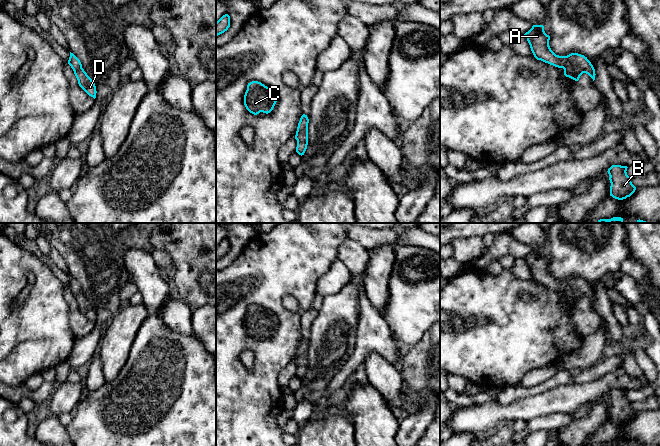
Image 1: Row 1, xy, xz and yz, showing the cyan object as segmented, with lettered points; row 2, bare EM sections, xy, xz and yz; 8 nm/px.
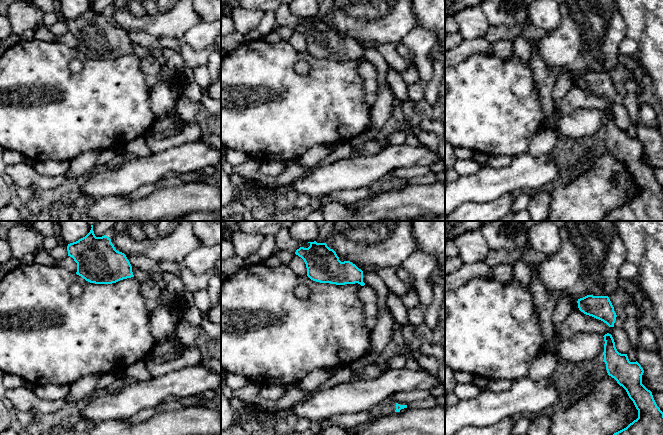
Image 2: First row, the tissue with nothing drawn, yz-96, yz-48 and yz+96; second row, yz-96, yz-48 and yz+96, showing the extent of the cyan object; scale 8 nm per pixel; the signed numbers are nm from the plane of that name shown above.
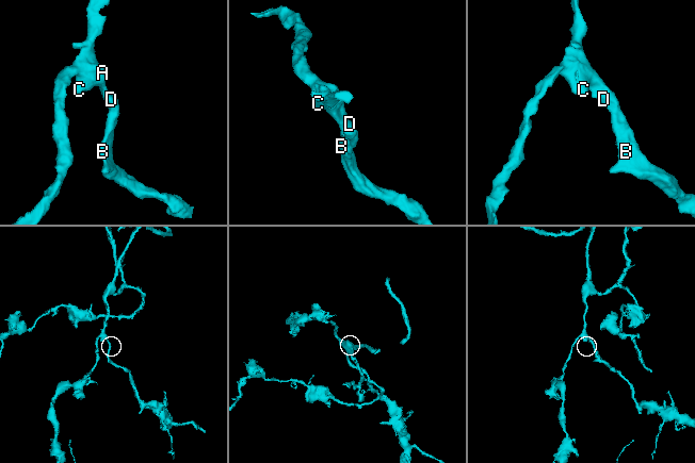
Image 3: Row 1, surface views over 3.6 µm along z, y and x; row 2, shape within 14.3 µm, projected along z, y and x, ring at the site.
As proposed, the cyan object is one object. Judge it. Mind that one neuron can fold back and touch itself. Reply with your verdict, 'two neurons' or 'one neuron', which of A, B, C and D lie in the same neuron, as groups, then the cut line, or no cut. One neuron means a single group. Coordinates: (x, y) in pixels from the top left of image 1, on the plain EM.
one neuron | A B C D | no cut

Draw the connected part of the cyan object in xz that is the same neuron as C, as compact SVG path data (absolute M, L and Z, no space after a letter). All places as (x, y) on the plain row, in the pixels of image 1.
M258 305L248 307L244 319L244 329L246 333L257 339L260 336L270 337L277 326L275 315Z

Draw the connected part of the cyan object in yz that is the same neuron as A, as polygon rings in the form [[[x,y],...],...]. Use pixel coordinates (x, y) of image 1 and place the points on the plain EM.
[[[533,249],[524,258],[530,269],[531,275],[537,284],[564,293],[564,299],[578,305],[583,297],[595,304],[595,293],[584,279],[571,277],[567,280],[556,279],[549,270],[550,260],[544,255],[543,249]]]

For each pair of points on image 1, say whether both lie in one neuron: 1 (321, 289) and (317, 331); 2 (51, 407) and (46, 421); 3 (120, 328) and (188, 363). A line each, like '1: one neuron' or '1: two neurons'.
1: two neurons
2: two neurons
3: two neurons

